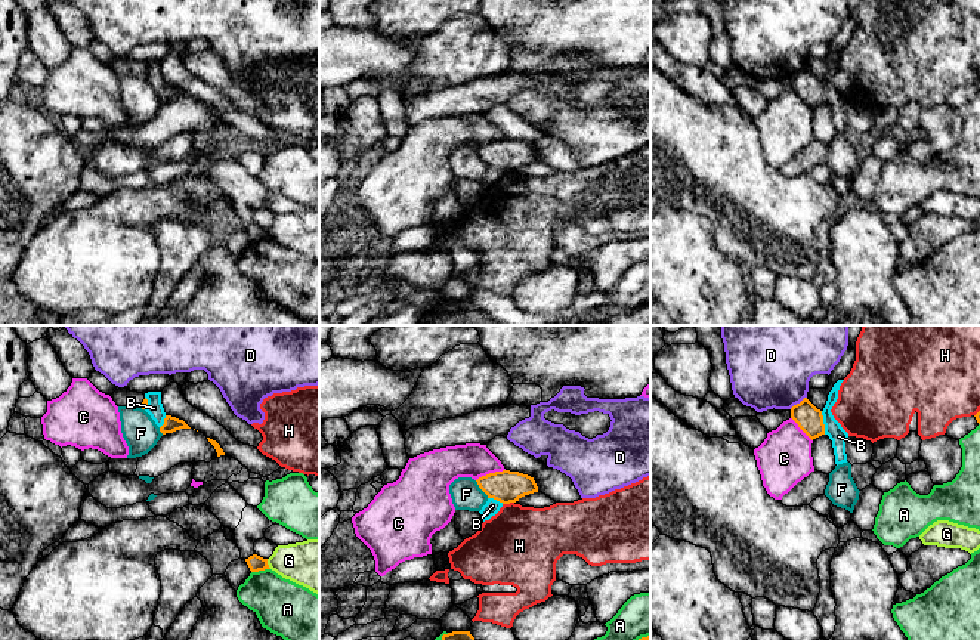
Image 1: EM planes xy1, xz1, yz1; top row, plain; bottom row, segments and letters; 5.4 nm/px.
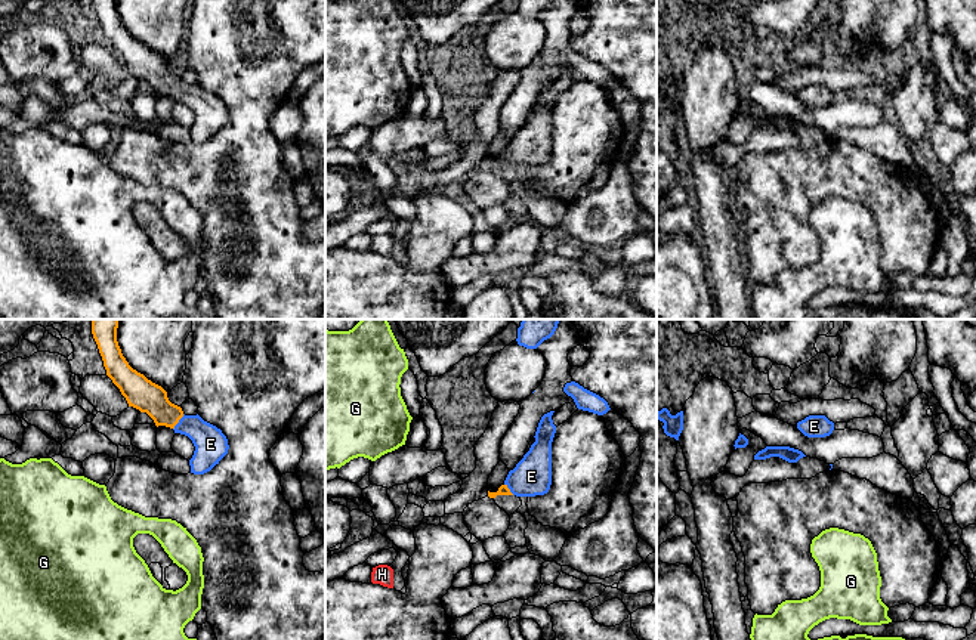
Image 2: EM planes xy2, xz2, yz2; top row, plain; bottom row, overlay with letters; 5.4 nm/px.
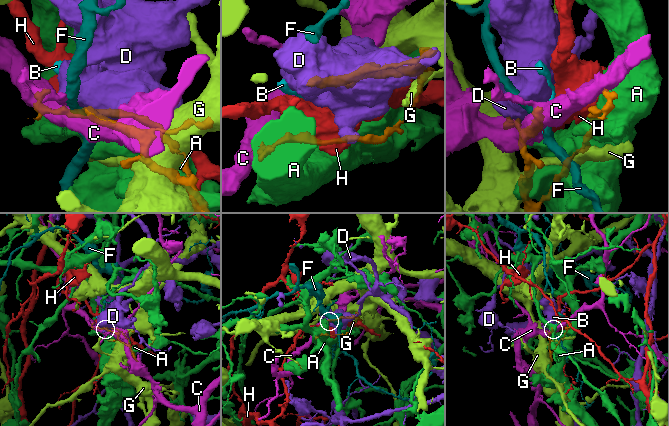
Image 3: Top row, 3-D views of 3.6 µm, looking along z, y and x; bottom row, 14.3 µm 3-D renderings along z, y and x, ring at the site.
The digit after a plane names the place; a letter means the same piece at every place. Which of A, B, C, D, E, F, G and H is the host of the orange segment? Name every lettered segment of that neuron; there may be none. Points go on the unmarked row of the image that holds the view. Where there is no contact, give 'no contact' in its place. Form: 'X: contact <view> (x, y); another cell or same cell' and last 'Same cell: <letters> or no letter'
A: contact xy1 (260, 238); another cell
B: contact yz1 (822, 92); another cell
C: contact xz1 (490, 142); another cell
D: contact yz1 (797, 73); another cell
E: contact xy2 (178, 90); same cell
F: contact xz1 (481, 157); another cell
G: contact xy1 (266, 232); another cell
H: contact xz1 (507, 172); another cell
Same cell: E

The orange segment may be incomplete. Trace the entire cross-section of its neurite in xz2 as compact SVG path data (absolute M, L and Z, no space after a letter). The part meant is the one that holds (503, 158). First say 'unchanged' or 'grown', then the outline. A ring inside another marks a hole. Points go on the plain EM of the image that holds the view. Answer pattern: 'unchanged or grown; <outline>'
grown; M553 81L541 86L534 105L535 111L516 136L509 140L498 160L488 160L489 167L497 164L535 166L549 161L552 154L552 111L556 102Z

